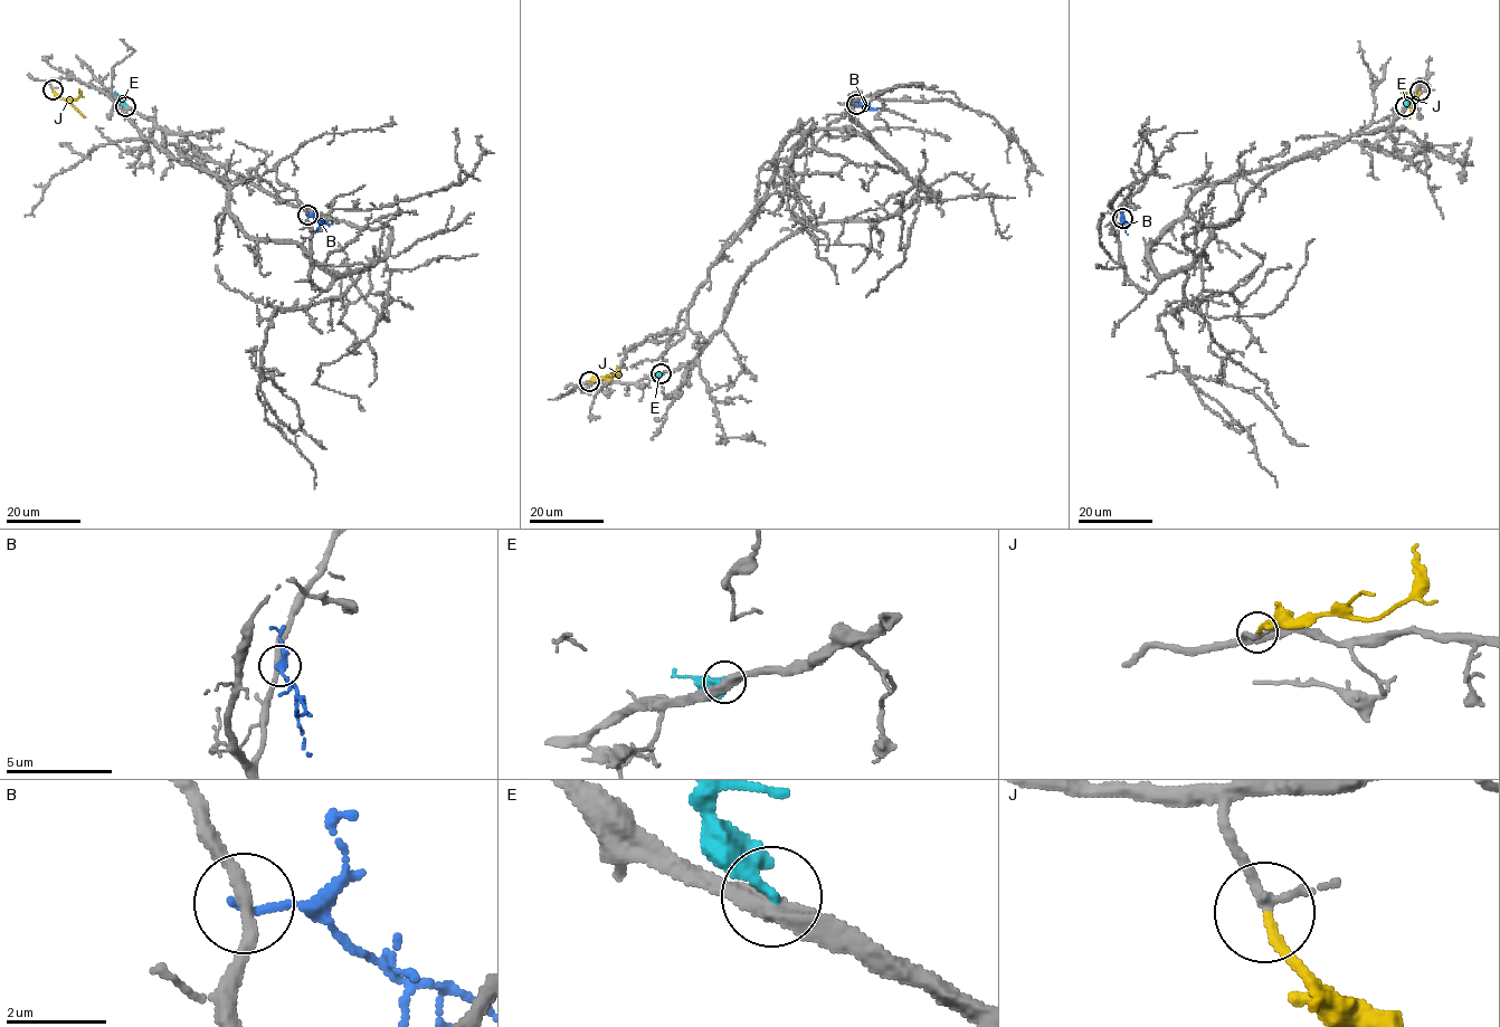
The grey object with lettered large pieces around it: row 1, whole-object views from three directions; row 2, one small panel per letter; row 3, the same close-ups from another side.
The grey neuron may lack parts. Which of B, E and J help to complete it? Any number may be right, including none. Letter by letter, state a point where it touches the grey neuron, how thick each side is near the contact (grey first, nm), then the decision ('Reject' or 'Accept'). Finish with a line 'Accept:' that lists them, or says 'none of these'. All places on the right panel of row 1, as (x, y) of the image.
B: Touches grey at (1122, 218). Thickness 260 nm (grey) against 140 nm. Reject
E: Touches grey at (1405, 106). Thickness 380 nm (grey) against 260 nm. Reject
J: Touches grey at (1420, 91). Thickness 160 nm (grey) against 170 nm. Accept
Accept: J

